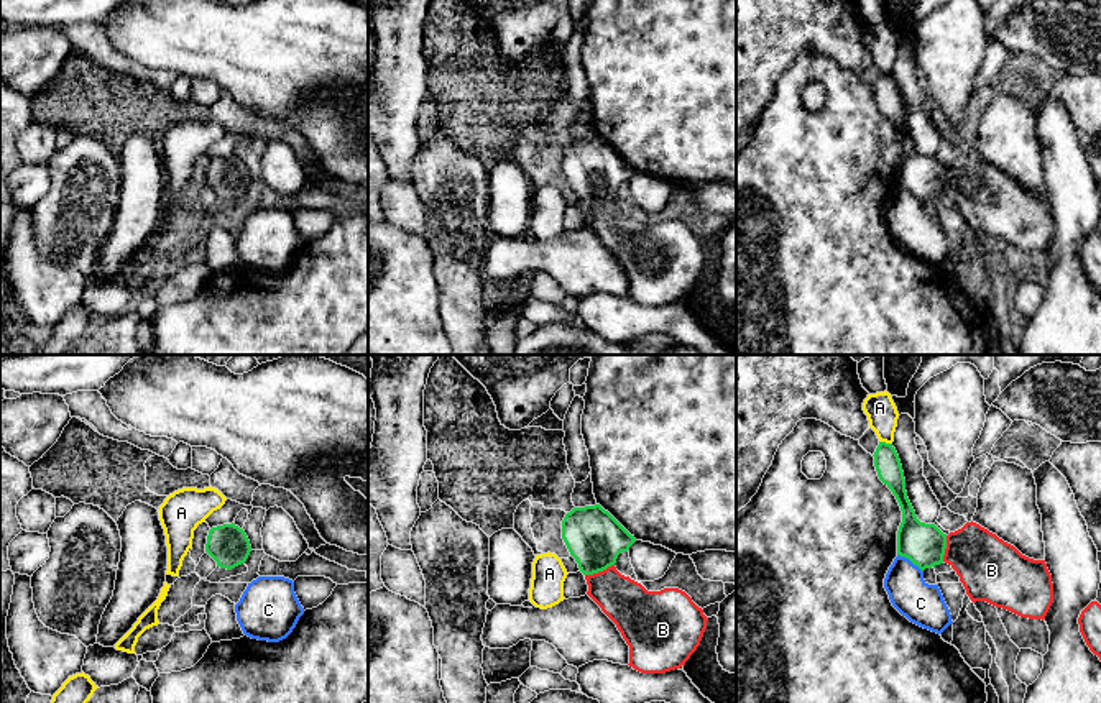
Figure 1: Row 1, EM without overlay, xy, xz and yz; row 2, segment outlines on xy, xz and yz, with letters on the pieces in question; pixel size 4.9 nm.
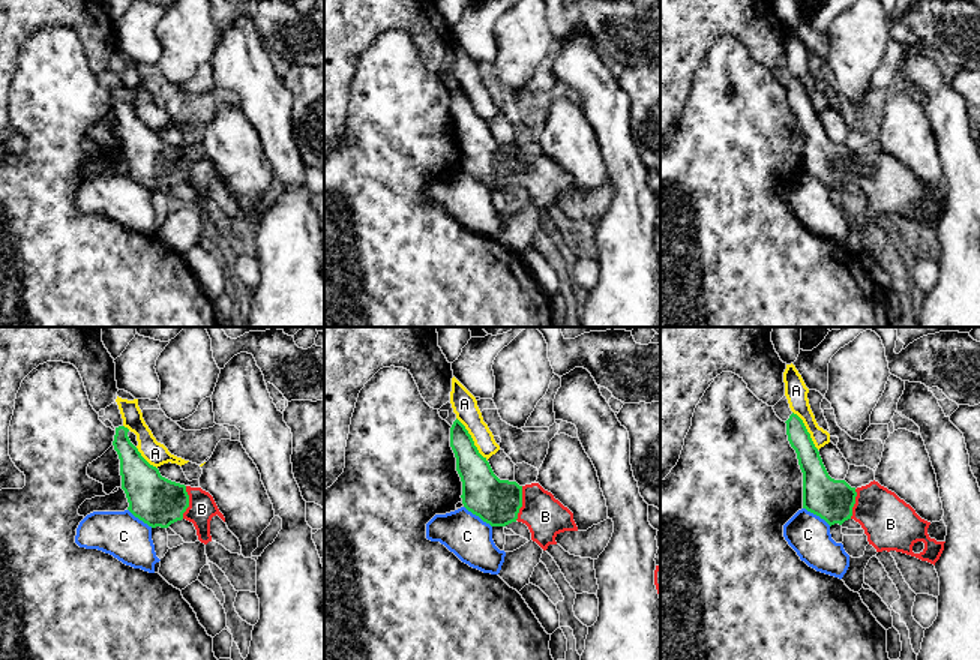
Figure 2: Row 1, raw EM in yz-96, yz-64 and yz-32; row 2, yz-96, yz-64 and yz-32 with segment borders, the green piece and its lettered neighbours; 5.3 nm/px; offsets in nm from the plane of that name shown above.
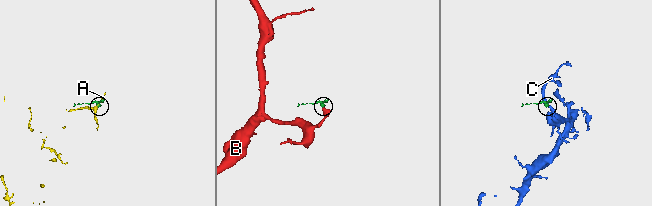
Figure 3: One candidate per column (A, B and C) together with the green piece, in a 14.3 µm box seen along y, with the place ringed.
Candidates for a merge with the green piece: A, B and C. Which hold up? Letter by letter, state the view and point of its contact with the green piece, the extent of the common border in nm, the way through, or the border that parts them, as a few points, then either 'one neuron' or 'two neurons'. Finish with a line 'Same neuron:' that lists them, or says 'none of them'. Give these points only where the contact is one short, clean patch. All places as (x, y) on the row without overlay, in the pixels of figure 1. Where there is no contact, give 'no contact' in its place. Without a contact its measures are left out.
A: contact yz (884, 74); length 70 nm; two neurons
B: contact xz (598, 202); length 160 nm; way xz (594, 170), (598, 202), (633, 240); one neuron
C: contact yz (911, 192); length 160 nm; border yz (898, 186), (909, 191), (922, 204); two neurons
Same neuron: B

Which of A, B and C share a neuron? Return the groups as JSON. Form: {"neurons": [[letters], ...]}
{"neurons": [["A"], ["B"], ["C"]]}

